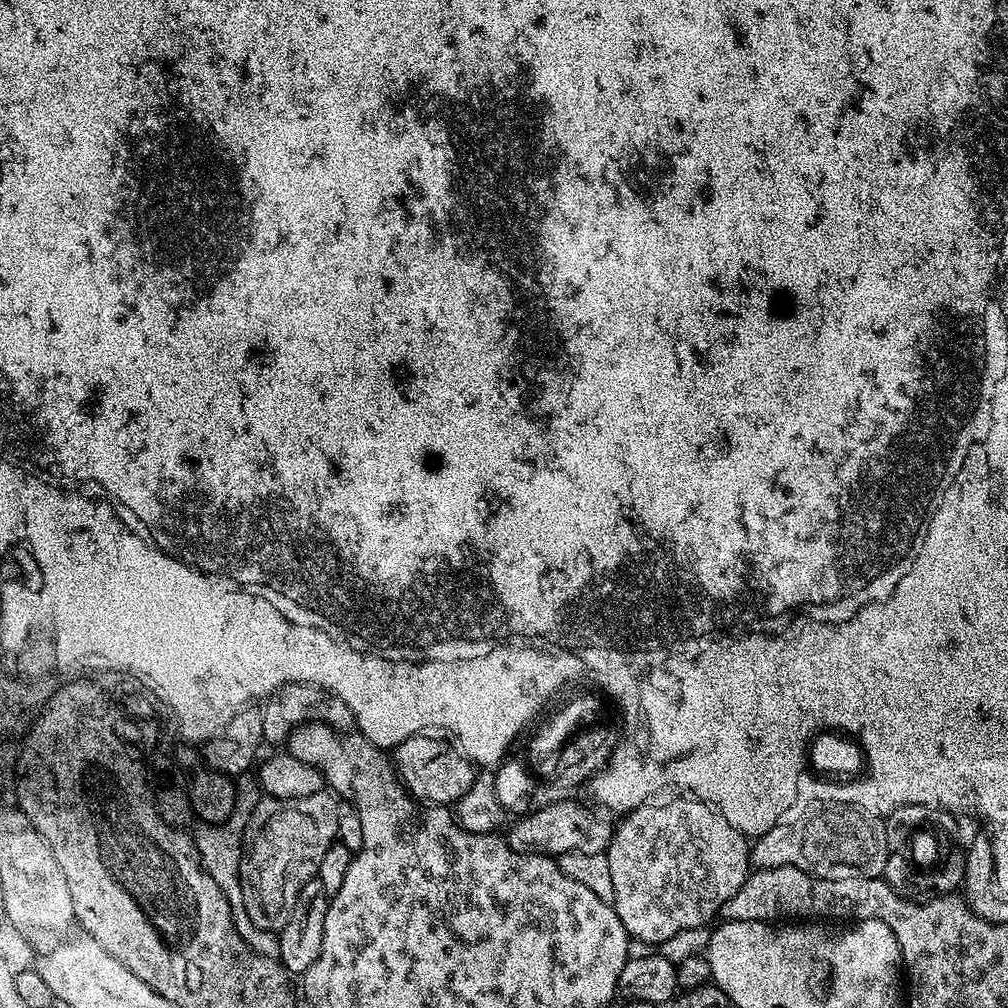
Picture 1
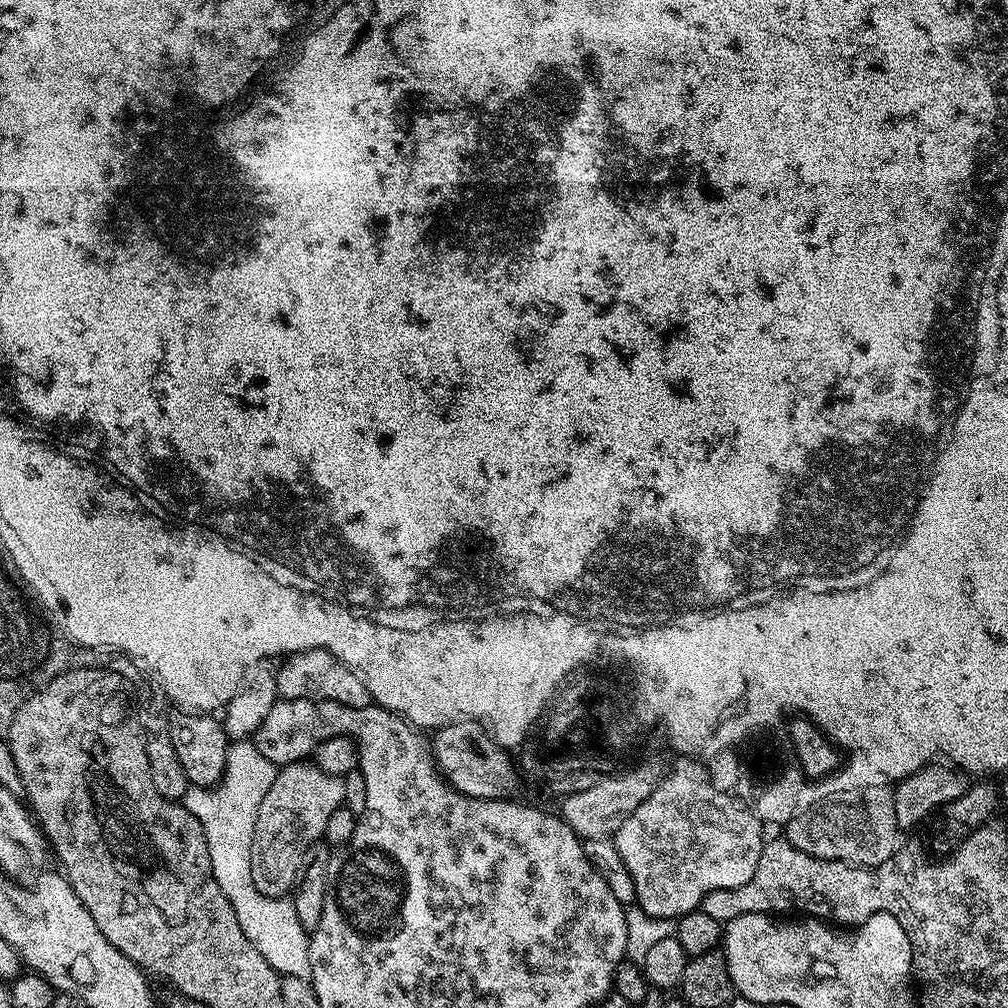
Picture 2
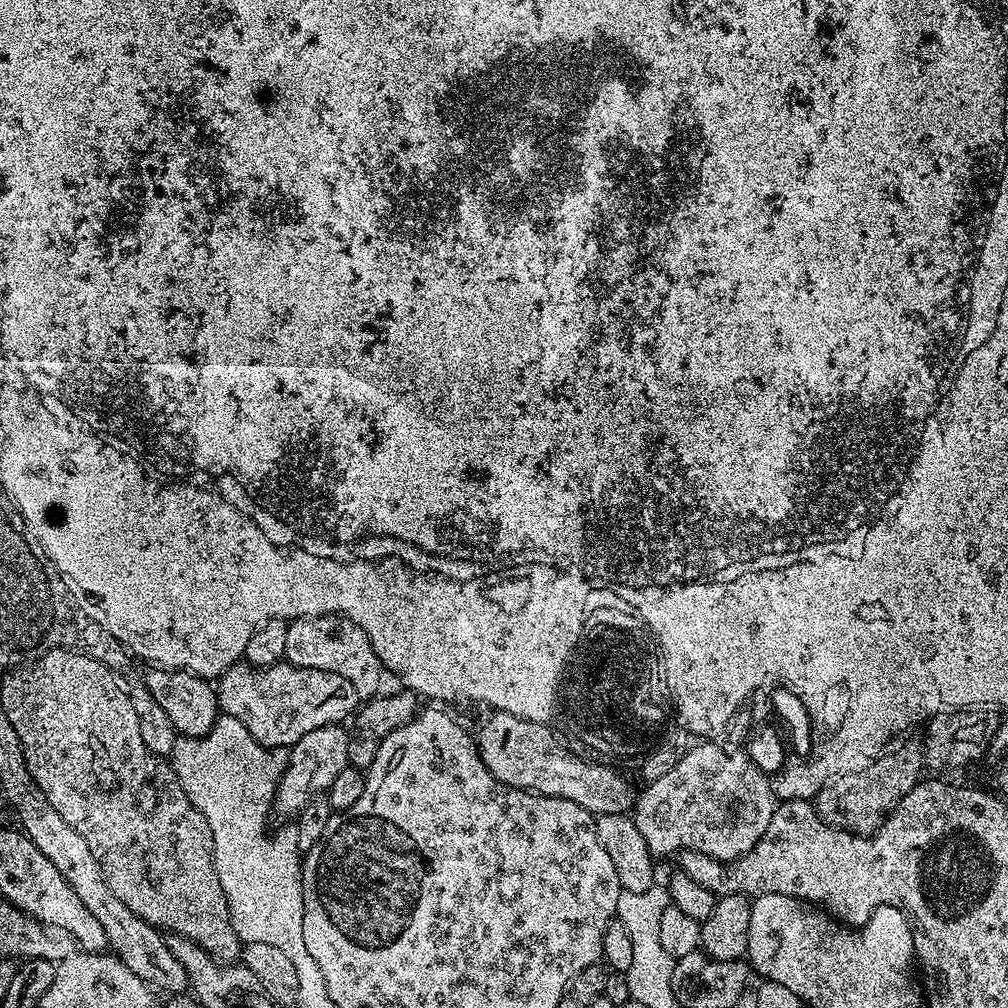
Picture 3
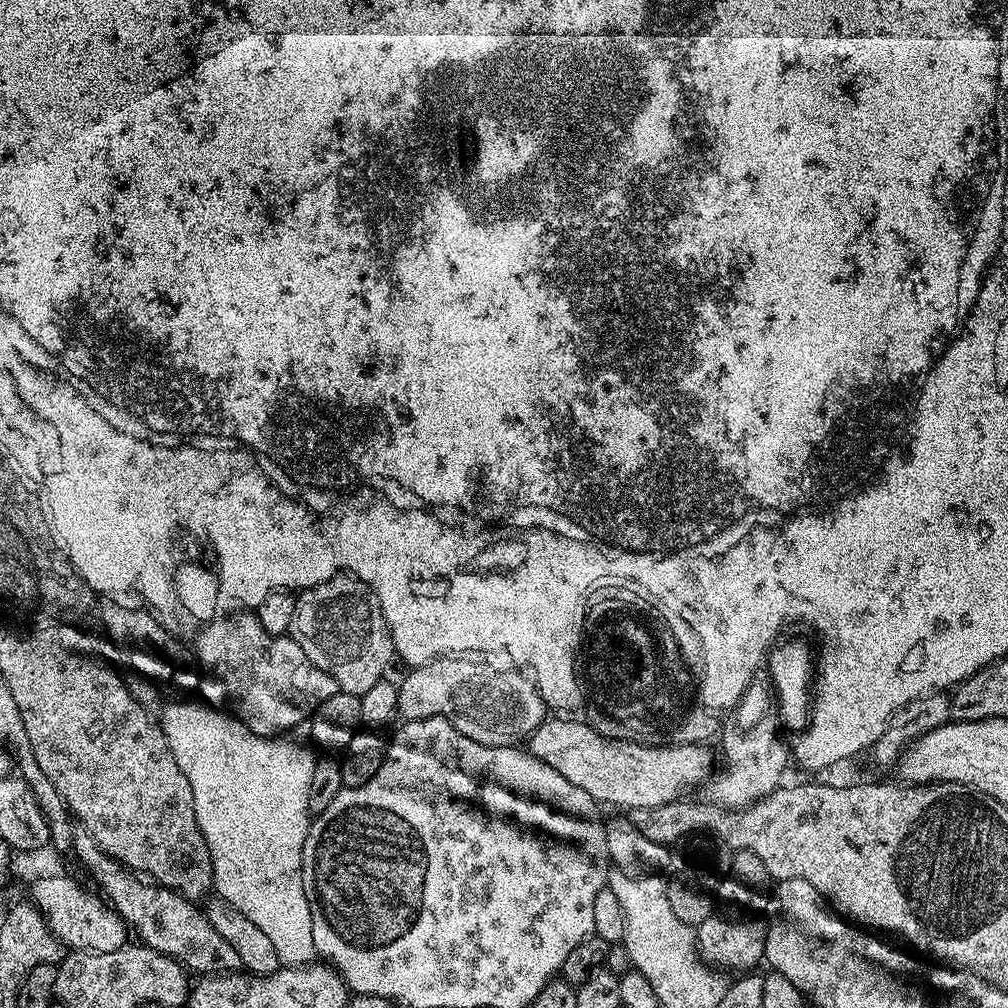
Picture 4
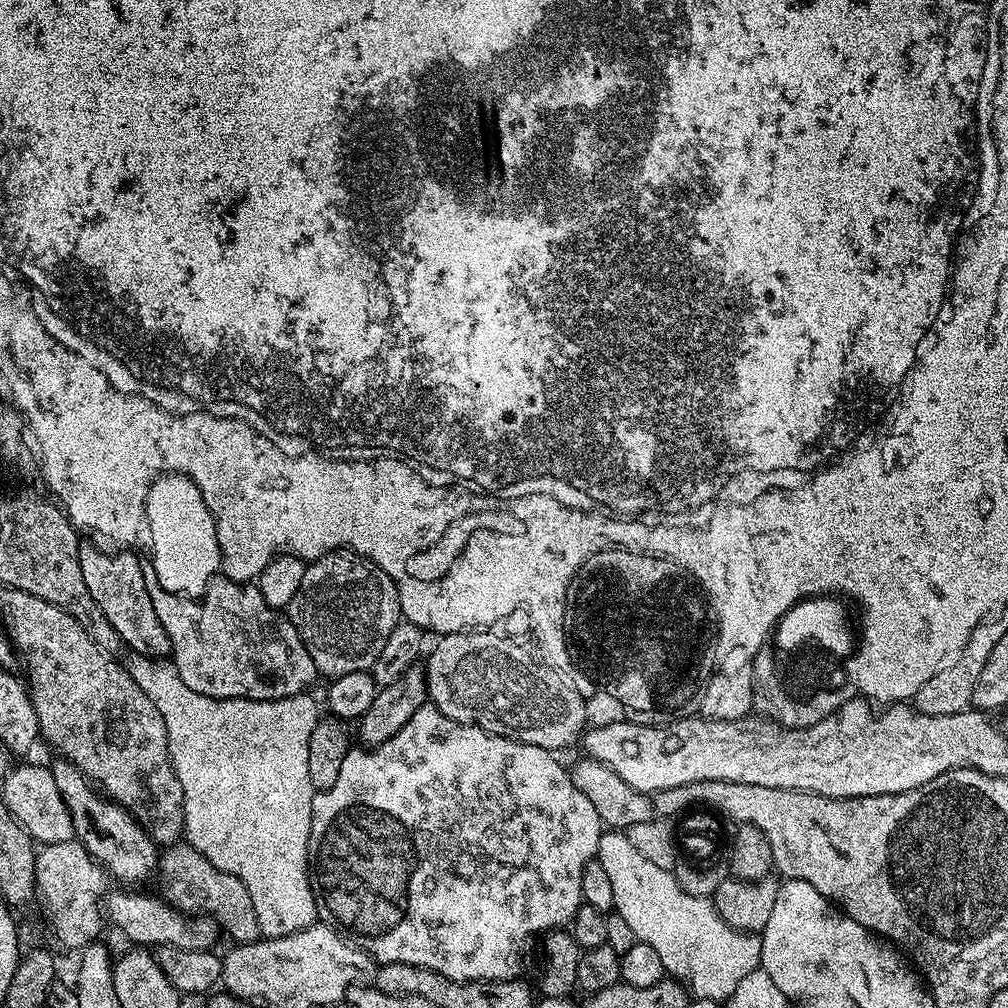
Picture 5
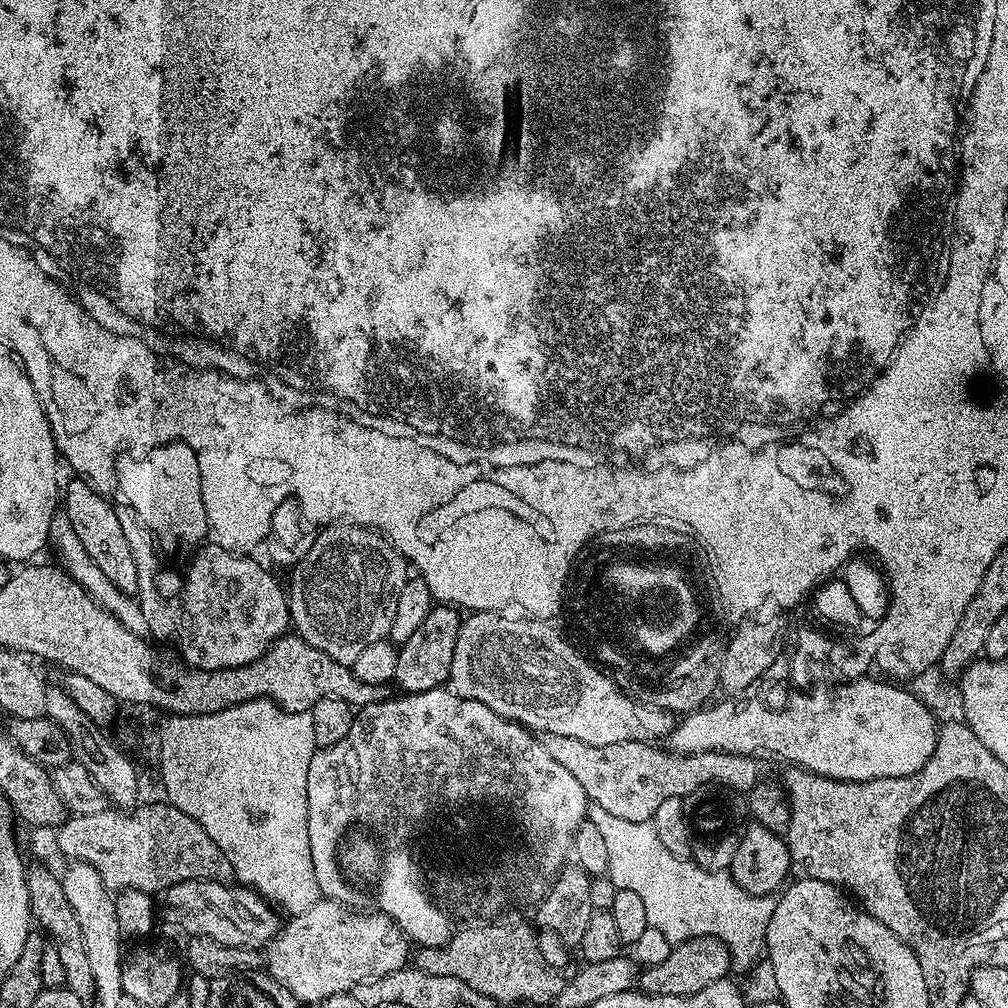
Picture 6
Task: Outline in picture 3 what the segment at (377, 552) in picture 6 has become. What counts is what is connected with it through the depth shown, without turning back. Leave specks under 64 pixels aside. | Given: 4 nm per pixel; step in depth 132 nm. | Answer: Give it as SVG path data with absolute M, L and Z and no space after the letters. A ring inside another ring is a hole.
M342 615L307 616L305 620L293 620L286 630L284 660L299 668L326 670L339 674L354 686L357 697L371 698L381 691L382 665L370 638L352 620Z

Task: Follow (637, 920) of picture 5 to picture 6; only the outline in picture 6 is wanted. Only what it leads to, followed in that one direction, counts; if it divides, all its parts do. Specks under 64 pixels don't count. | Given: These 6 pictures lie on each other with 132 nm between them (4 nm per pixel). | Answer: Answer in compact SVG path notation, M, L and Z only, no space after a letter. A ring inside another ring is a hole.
M589 803L587 820L598 826L602 839L606 845L608 856L608 876L614 882L616 888L622 890L634 890L638 899L642 901L646 909L648 927L666 934L666 938L672 945L678 945L684 940L698 938L699 936L717 936L730 950L732 968L747 973L752 967L765 959L768 946L768 927L770 918L774 918L774 906L777 897L752 896L742 886L734 882L734 878L727 871L707 872L692 863L691 859L679 860L658 842L658 834L652 828L651 823L626 822L626 818L614 818L614 814L606 814L602 806Z

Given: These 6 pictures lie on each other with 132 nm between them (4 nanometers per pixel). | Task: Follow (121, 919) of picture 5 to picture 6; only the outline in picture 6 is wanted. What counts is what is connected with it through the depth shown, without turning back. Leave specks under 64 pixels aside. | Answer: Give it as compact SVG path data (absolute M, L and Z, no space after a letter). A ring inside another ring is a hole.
M218 880L178 882L163 893L162 916L177 924L189 937L209 936L231 948L263 949L272 943L282 927L277 909L249 886L235 886Z

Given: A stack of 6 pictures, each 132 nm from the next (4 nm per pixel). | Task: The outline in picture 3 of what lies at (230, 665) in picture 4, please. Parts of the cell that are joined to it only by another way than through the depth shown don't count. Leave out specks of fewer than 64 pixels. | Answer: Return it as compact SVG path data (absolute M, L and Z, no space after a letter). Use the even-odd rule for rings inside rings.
M247 662L231 664L219 676L215 689L219 711L230 718L238 718L238 722L242 722L246 730L250 730L253 738L267 748L291 749L298 738L302 738L302 734L310 734L310 730L318 726L340 724L348 715L349 719L358 708L356 691L354 686L350 686L350 682L346 682L346 678L330 674L326 670L299 668L287 662L272 664L268 668L253 668Z

